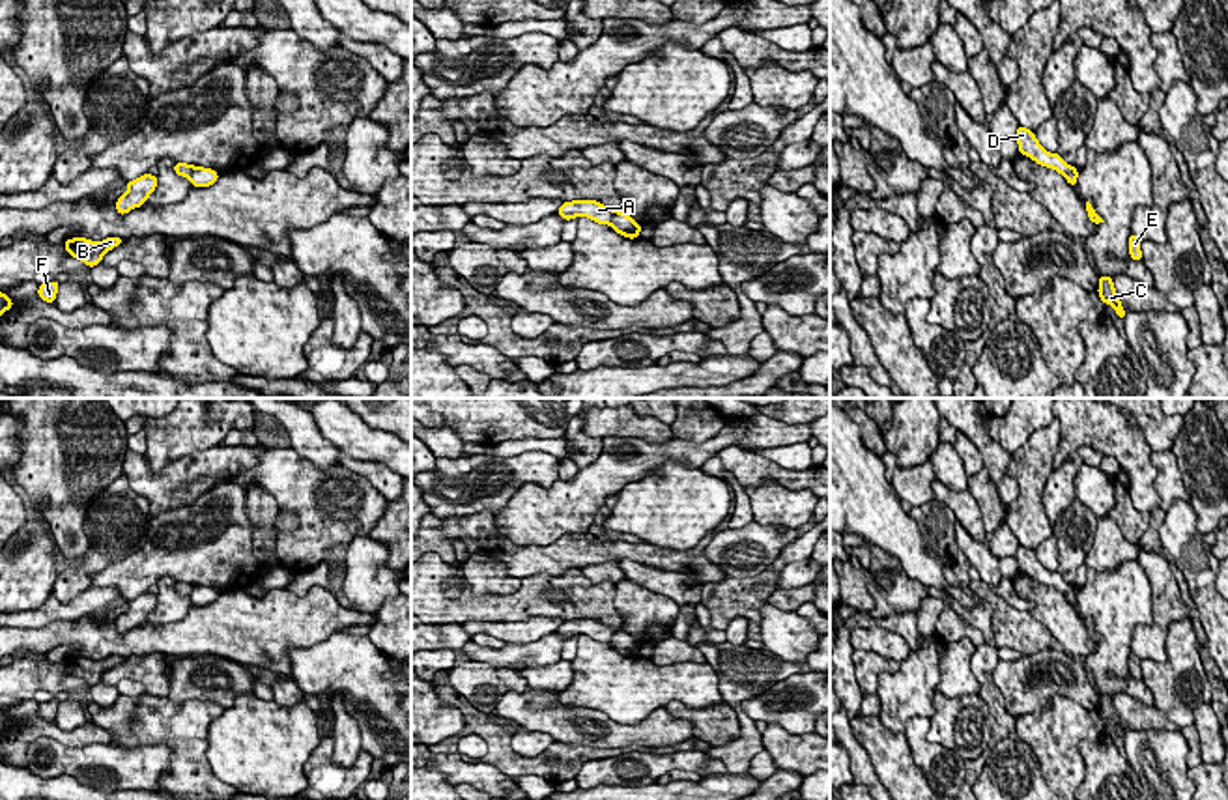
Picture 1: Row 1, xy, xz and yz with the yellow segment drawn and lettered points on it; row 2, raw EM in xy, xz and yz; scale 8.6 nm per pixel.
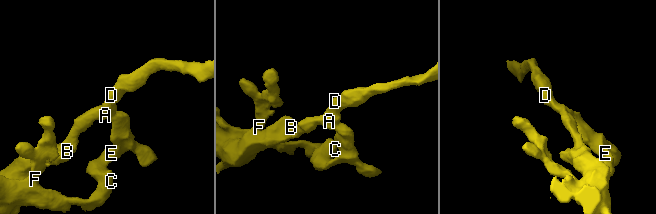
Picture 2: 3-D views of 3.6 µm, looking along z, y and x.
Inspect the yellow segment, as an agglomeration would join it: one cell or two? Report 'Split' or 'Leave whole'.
Split

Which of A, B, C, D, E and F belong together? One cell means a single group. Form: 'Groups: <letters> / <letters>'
Groups: A B D / C E F

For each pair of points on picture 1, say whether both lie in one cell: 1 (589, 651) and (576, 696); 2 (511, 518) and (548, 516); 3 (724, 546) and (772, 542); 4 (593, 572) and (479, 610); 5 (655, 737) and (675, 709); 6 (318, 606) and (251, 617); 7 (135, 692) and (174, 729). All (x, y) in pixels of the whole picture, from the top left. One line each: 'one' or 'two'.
1: one
2: one
3: one
4: two
5: two
6: one
7: two

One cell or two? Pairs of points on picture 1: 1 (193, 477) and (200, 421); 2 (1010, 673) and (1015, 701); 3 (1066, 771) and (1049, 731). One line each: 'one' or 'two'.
1: two
2: one
3: one

